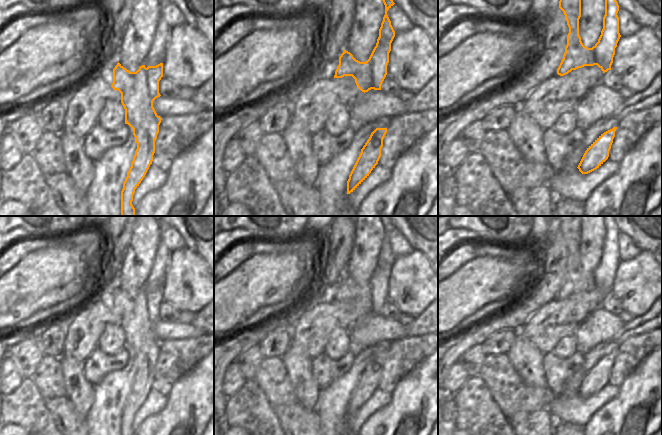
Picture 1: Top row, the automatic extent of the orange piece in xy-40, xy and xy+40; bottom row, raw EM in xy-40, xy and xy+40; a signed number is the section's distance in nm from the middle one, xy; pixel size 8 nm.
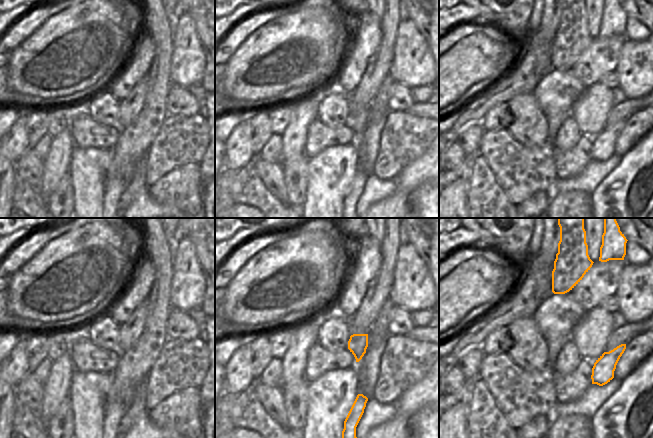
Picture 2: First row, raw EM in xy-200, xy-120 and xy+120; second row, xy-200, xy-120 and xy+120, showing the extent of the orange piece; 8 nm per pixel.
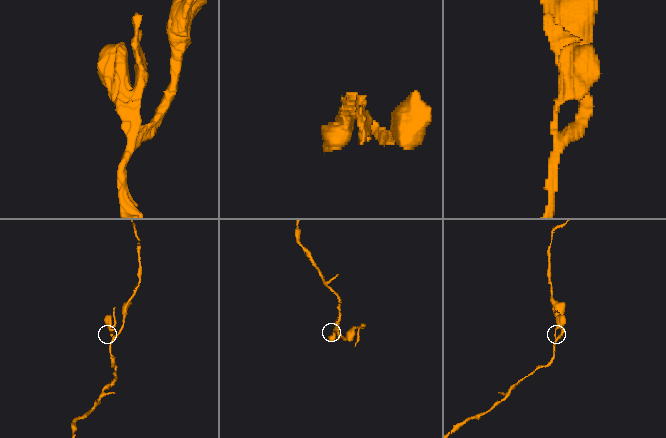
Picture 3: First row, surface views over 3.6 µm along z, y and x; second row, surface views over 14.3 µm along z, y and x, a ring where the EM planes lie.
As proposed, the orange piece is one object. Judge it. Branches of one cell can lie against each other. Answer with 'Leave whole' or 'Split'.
Split.

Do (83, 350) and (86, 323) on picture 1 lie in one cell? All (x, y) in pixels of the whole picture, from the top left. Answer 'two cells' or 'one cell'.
one cell

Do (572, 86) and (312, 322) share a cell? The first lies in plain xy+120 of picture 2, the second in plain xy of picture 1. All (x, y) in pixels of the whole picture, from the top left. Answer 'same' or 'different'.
same

